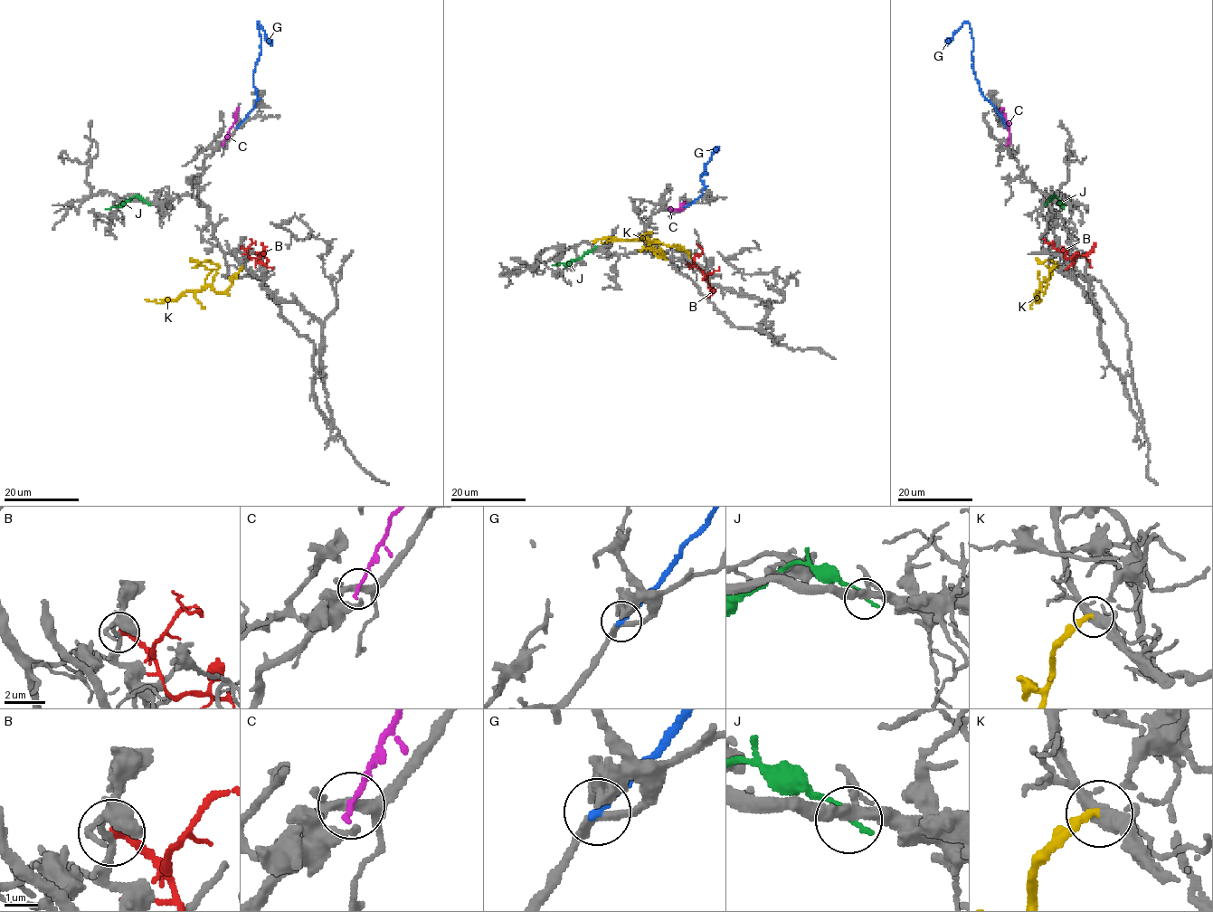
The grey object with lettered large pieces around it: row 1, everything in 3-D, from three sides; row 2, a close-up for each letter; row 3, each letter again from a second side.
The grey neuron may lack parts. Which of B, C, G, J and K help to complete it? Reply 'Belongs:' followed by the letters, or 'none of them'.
Belongs: K

